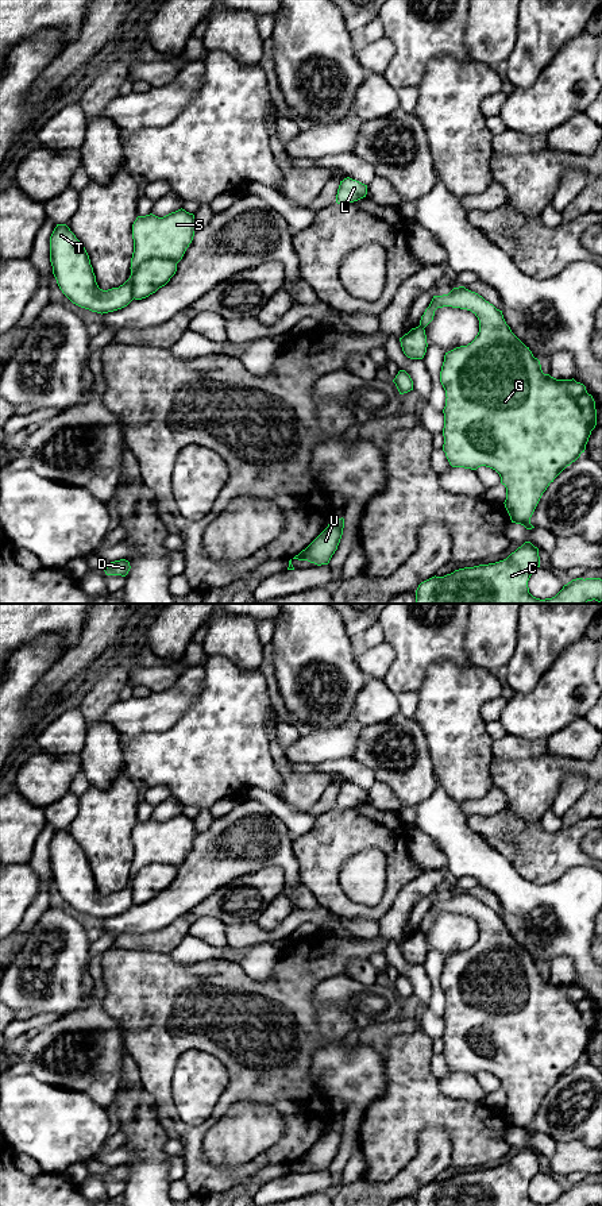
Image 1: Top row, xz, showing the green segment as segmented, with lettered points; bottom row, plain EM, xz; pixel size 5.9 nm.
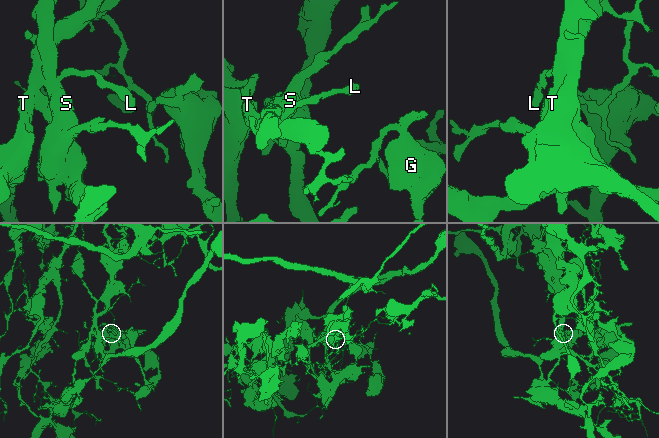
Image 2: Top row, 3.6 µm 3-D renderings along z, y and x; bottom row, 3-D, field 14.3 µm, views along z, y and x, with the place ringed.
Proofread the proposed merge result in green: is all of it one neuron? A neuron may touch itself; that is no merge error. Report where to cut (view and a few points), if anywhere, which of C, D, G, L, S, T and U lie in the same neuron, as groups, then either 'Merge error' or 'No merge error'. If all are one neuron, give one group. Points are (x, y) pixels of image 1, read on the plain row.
Split along xz (177, 867), (169, 863), (147, 863), (131, 881), (132, 902). Groups: C D G U / L S T. Merge error

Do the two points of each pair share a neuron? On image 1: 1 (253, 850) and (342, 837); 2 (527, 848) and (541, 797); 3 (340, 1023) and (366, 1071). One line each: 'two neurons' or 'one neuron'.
1: two neurons
2: two neurons
3: two neurons

